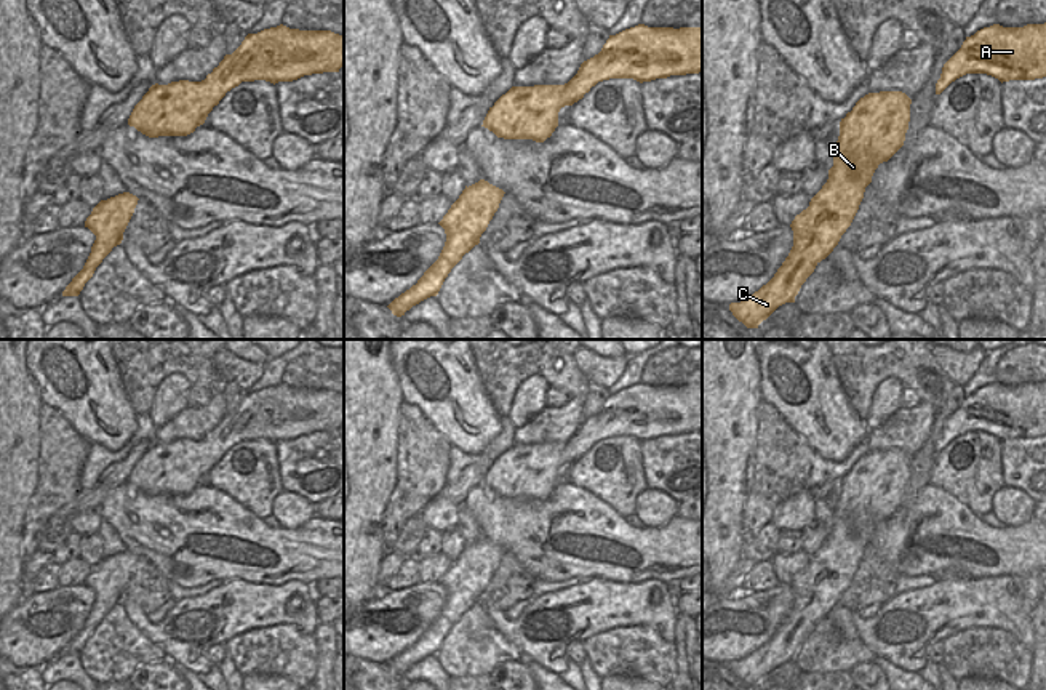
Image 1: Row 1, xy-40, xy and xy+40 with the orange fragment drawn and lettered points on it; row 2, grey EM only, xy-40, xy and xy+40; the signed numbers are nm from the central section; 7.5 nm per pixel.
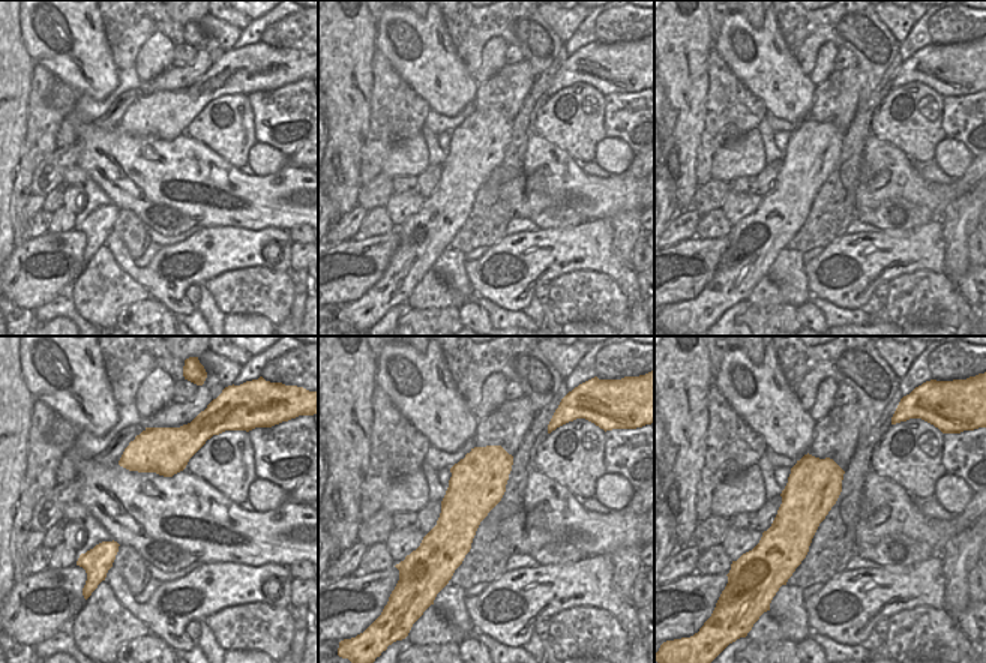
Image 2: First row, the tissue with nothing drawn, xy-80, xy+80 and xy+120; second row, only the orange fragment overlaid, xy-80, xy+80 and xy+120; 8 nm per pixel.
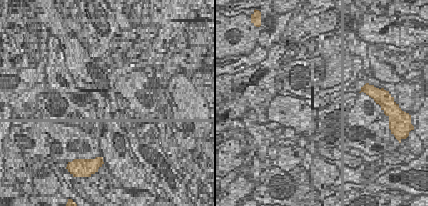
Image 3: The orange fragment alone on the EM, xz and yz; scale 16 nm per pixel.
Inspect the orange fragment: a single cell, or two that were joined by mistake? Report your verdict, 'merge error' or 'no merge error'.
no merge error

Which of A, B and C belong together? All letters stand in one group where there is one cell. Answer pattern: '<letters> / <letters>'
A B C

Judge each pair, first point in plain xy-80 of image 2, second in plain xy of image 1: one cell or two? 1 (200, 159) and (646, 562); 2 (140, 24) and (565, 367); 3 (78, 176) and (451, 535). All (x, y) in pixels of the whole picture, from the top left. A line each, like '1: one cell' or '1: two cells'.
1: one cell
2: one cell
3: two cells

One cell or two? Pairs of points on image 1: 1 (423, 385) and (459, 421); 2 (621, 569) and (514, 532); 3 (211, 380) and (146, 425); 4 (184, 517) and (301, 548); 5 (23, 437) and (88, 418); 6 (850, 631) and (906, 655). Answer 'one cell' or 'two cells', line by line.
1: one cell
2: one cell
3: two cells
4: one cell
5: two cells
6: two cells

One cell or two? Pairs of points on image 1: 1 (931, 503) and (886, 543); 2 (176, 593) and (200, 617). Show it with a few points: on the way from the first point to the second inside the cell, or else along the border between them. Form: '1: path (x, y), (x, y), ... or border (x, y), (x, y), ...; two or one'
1: path (920, 514), (898, 533); one
2: border (216, 586), (199, 596), (181, 597), (176, 602); two

